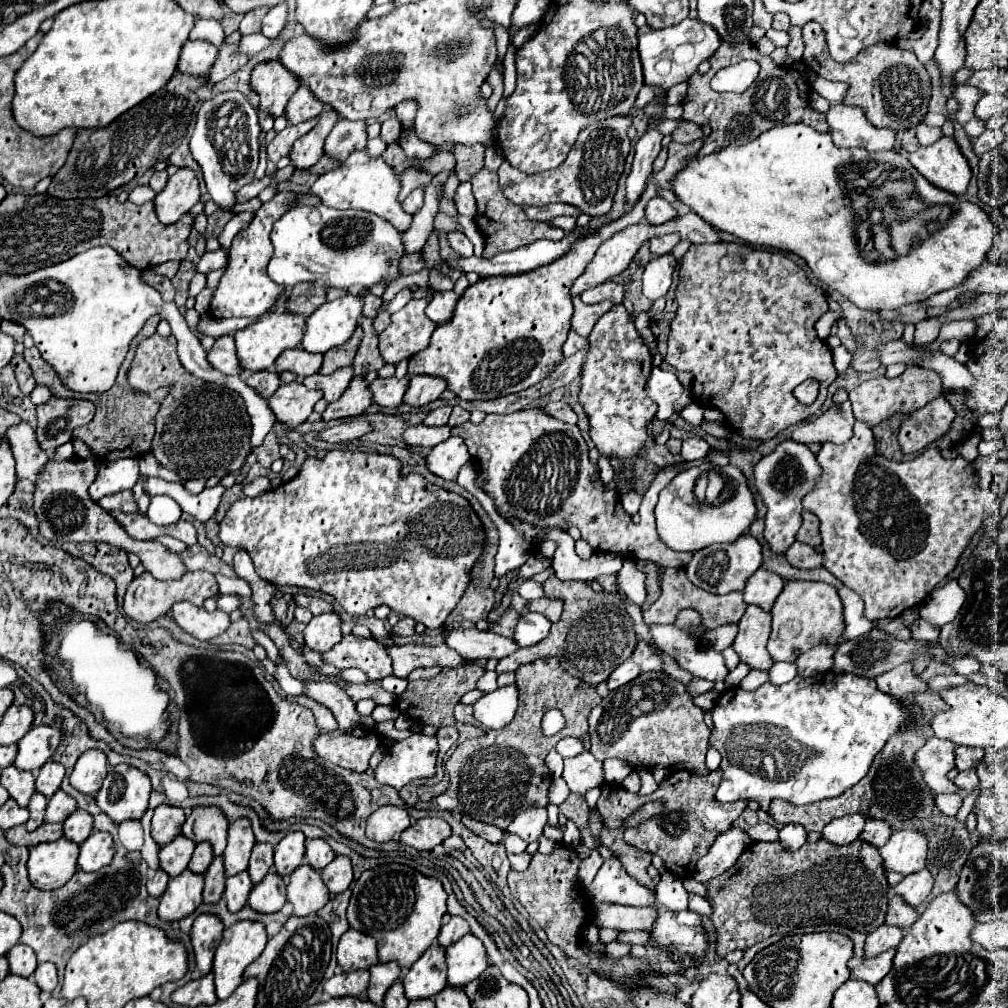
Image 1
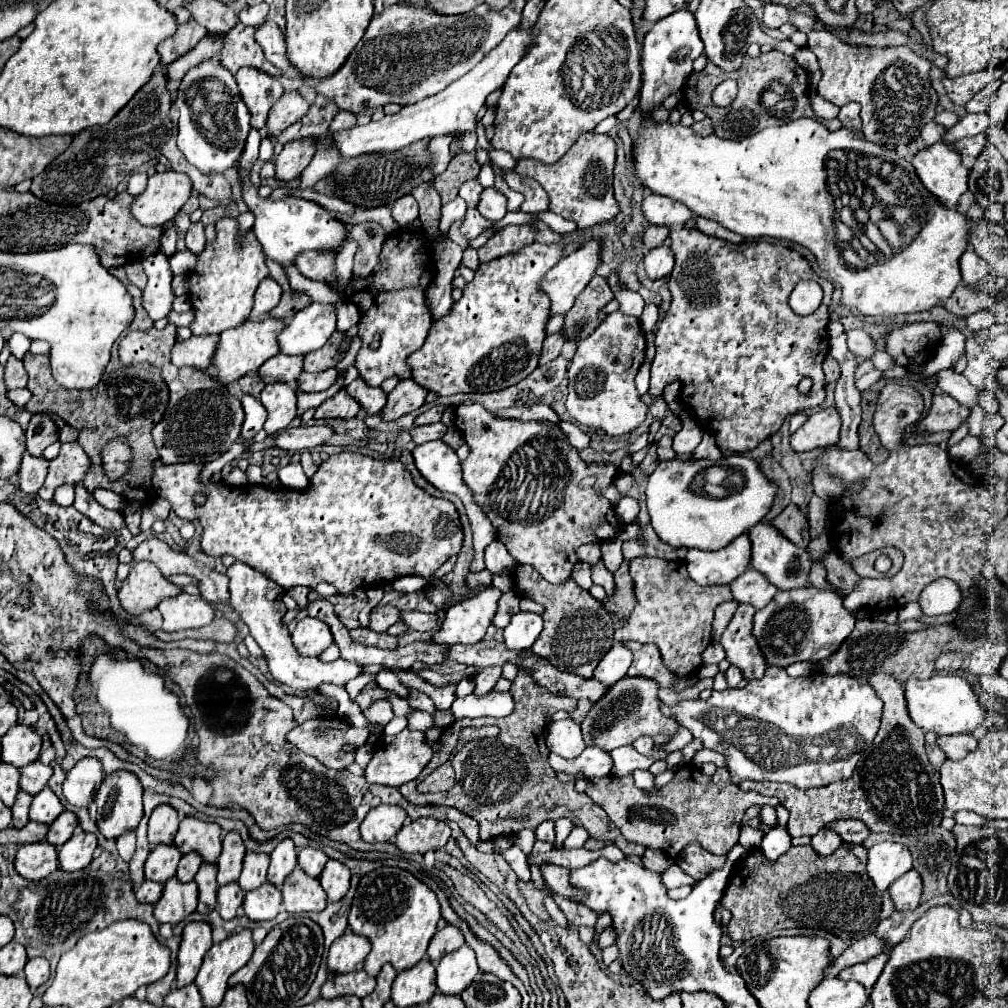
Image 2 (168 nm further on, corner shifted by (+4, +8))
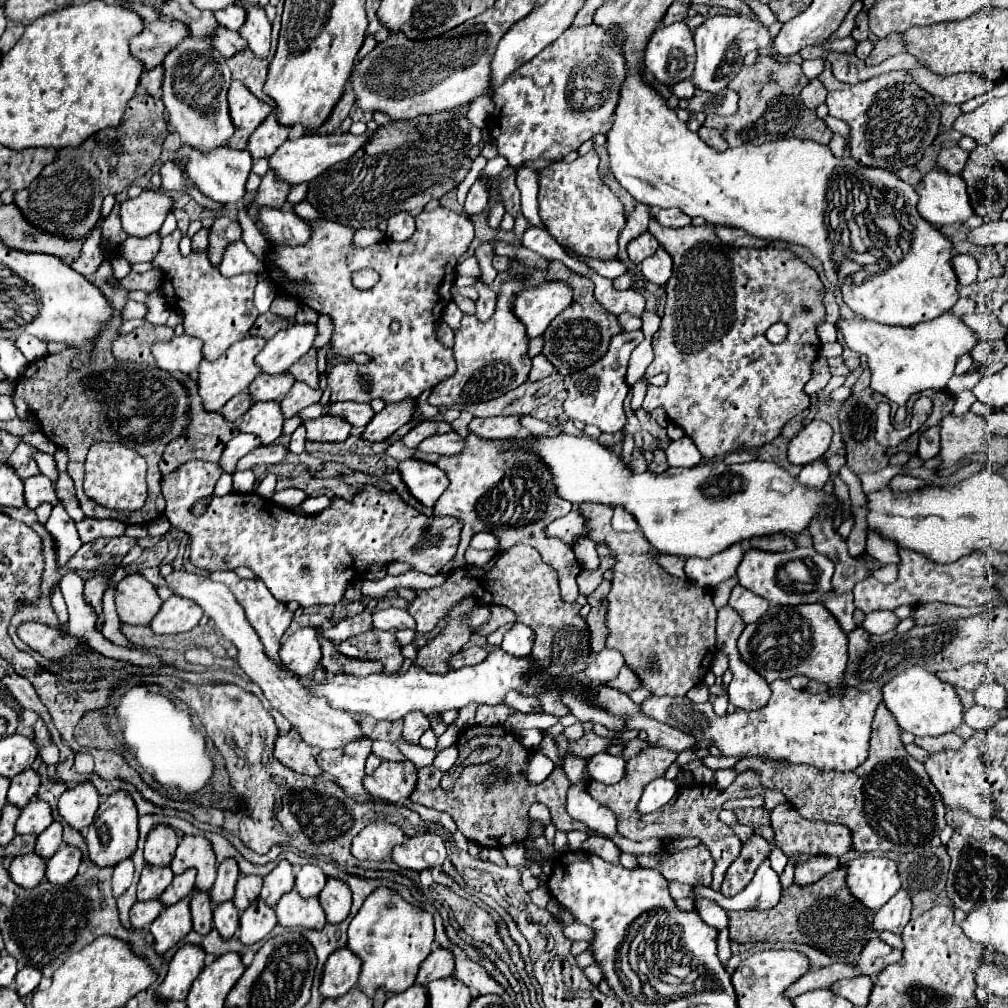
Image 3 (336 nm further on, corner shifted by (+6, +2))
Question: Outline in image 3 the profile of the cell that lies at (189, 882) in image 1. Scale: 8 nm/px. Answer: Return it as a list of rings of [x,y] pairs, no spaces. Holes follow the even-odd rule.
[[[183,897],[179,903],[165,907],[161,915],[151,923],[151,935],[155,939],[153,947],[157,955],[167,953],[191,931],[191,913],[189,897]]]

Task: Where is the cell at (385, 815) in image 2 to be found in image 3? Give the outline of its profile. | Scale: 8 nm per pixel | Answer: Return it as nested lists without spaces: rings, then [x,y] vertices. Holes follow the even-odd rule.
[[[371,823],[353,837],[351,853],[359,861],[381,861],[391,855],[395,845],[405,841],[403,831],[391,823]]]

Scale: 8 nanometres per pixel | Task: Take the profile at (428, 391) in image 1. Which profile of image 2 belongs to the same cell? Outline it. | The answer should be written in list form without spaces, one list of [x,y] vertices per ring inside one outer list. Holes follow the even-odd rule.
[[[411,377],[403,379],[397,383],[397,387],[389,393],[387,397],[387,405],[383,407],[381,415],[385,421],[393,421],[405,413],[411,413],[415,409],[419,409],[425,403],[427,397],[427,389],[421,387],[419,383],[415,383]]]

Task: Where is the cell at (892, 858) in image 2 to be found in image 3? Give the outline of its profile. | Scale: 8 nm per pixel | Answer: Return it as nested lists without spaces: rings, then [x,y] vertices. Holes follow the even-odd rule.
[[[873,855],[851,859],[845,883],[849,893],[871,911],[879,911],[901,887],[895,861]]]

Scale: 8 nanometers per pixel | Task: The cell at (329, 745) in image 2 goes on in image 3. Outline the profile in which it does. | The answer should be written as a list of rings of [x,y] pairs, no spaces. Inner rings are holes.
[[[291,729],[287,735],[277,737],[273,743],[273,757],[301,775],[311,775],[311,777],[321,775],[319,765],[315,765],[315,753],[317,749],[309,747],[299,737],[297,729]]]

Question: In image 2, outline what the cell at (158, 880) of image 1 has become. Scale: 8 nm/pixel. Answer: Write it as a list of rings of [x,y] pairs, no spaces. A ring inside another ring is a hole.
[[[143,881],[143,885],[137,889],[137,899],[139,901],[145,901],[145,903],[155,903],[159,897],[161,897],[161,891],[163,891],[163,885],[161,883],[155,883],[155,881]]]

